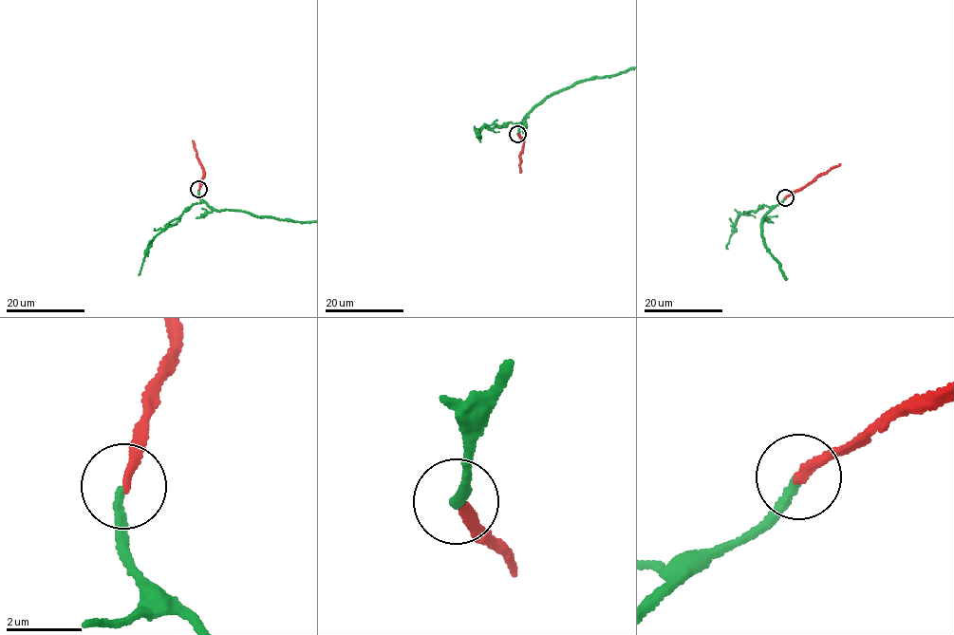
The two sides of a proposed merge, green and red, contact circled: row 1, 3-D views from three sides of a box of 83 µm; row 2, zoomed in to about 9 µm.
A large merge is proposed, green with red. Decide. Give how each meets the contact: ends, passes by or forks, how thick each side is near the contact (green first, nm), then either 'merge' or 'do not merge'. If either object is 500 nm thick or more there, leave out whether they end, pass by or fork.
green ends there; red ends there; 200 nm thick on the green side, 240 nm on the other; do not merge

